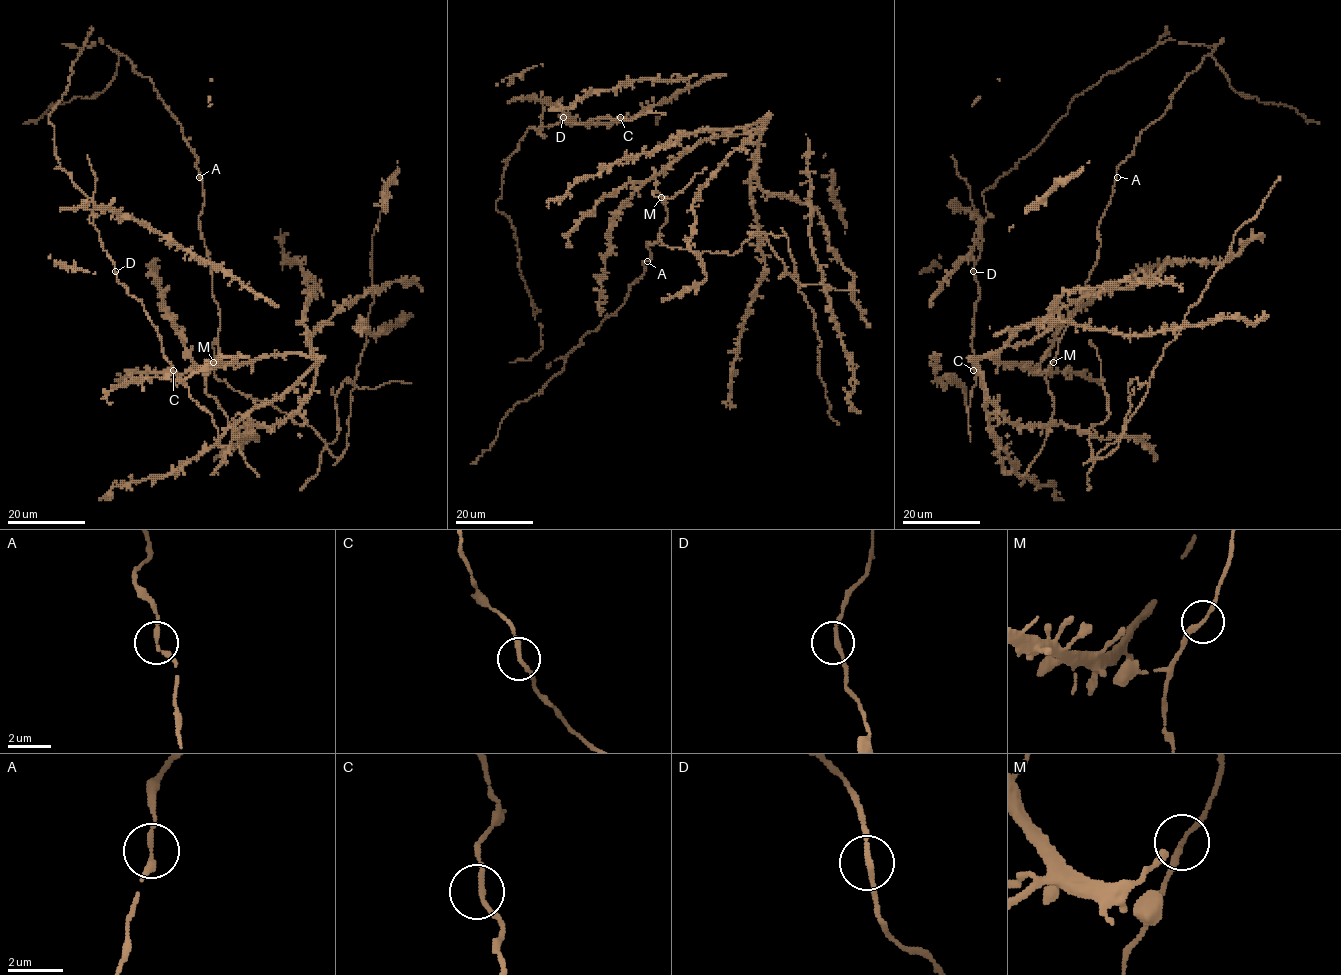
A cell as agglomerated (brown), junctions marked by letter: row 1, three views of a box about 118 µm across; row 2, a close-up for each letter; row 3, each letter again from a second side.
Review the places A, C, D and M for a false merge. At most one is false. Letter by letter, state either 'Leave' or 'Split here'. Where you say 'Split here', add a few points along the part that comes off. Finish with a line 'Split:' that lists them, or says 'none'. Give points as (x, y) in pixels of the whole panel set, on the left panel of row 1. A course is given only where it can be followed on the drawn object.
A: Leave
C: Leave
D: Leave
M: Leave
Split: none

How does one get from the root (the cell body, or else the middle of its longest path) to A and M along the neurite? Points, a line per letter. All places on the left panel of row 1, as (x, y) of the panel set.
A: (205, 244), (199, 226), (204, 204), (203, 181), (199, 177)
M: (205, 244), (213, 275), (213, 296), (219, 310), (218, 353), (214, 362)

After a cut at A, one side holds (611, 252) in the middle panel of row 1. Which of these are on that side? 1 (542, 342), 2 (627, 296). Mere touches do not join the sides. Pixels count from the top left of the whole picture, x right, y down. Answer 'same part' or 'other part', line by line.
1: same part
2: other part

